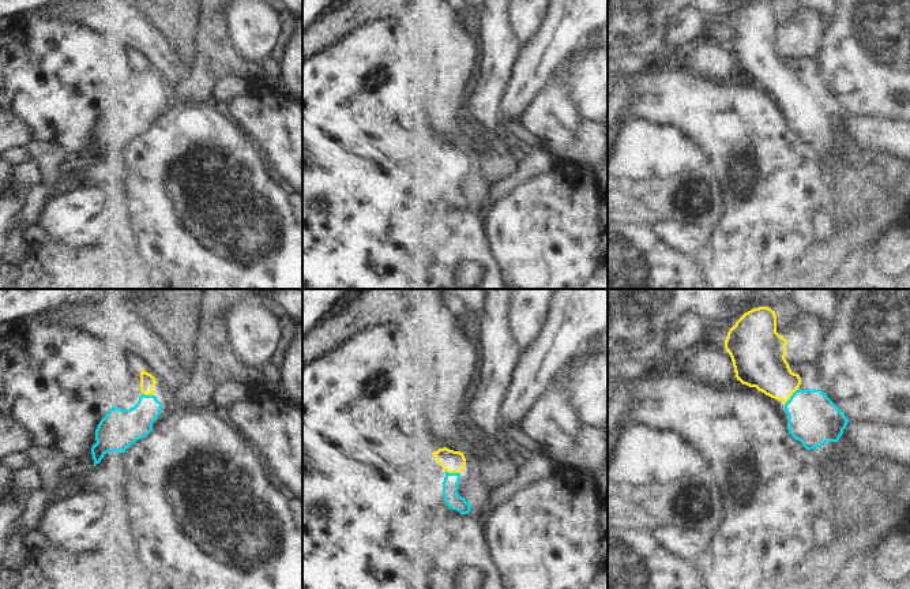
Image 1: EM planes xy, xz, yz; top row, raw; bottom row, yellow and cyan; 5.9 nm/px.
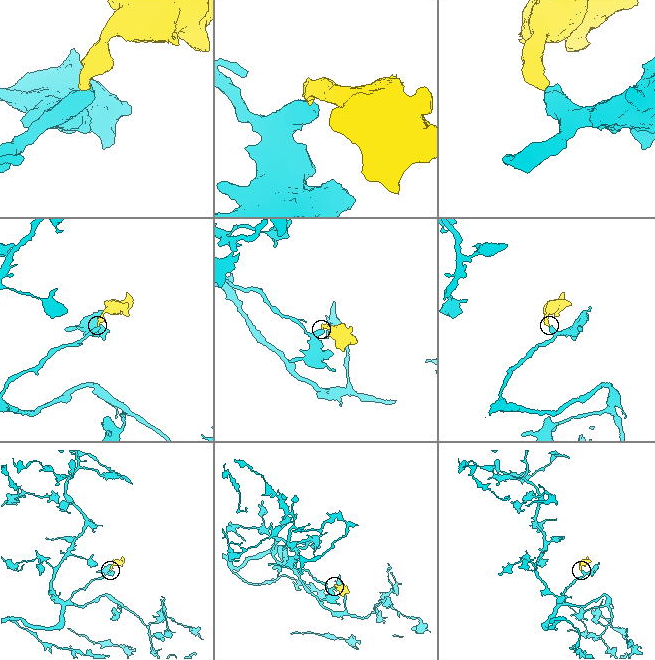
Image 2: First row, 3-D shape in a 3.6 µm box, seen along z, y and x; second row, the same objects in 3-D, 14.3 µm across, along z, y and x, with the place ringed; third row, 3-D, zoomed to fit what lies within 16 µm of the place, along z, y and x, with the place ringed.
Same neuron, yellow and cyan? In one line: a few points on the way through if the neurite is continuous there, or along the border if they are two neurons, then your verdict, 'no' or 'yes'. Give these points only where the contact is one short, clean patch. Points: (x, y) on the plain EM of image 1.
runs through yz (762, 59), (790, 90), (813, 113); yes

